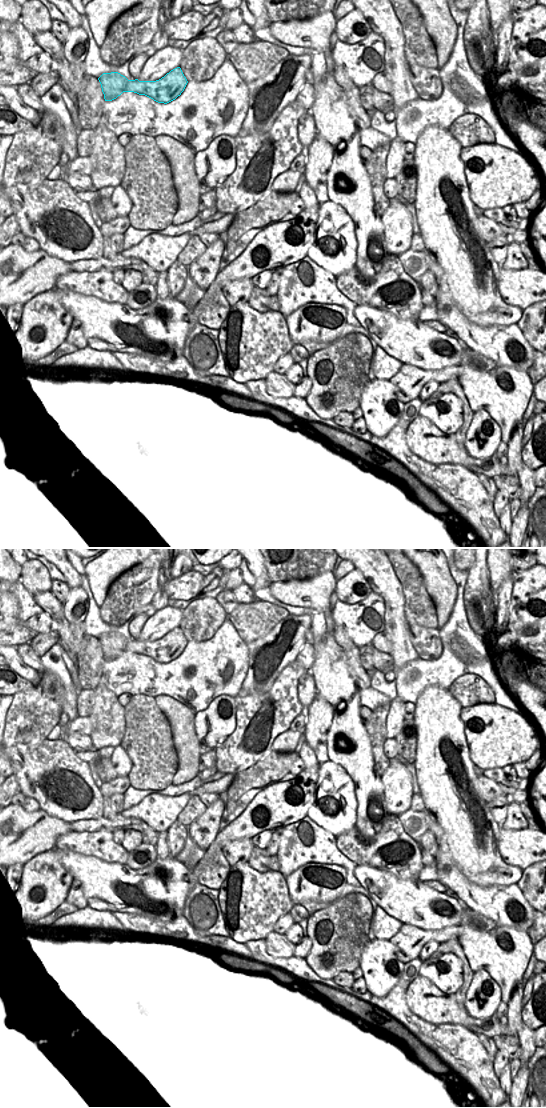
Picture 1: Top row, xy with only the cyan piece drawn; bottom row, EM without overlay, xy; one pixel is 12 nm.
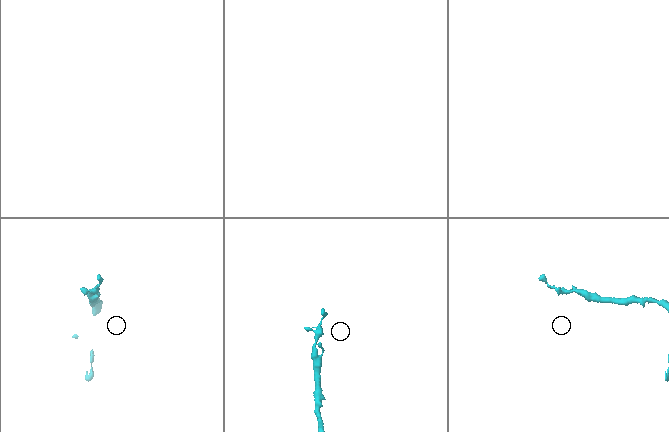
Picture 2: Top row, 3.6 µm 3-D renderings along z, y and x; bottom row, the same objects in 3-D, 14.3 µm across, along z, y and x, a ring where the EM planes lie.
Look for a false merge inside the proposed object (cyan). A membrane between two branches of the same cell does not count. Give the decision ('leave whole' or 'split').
leave whole

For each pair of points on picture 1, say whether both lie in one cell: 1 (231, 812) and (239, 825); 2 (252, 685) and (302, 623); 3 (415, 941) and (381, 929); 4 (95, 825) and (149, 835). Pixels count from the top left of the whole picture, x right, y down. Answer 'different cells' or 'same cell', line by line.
1: different cells
2: same cell
3: different cells
4: same cell

